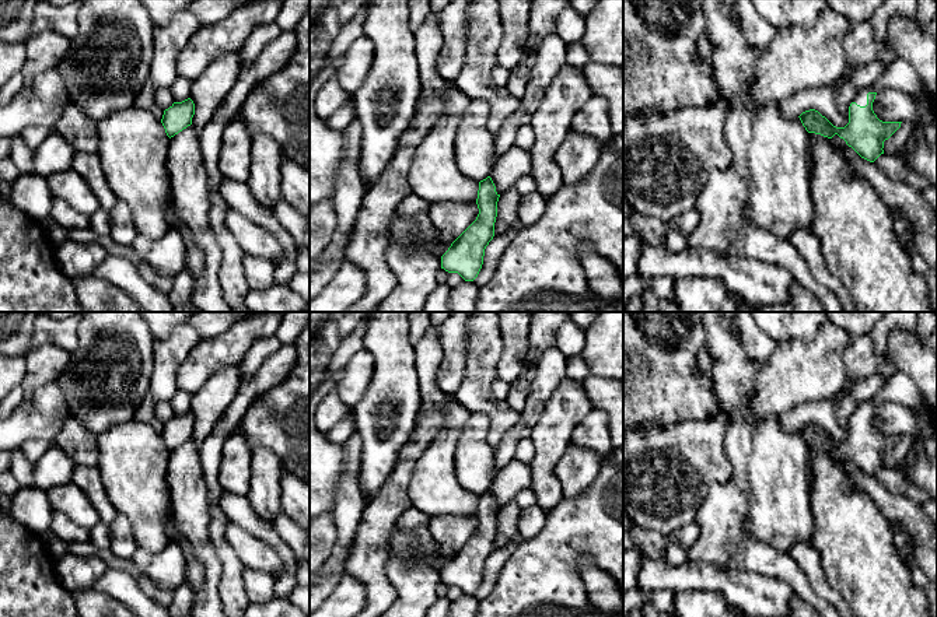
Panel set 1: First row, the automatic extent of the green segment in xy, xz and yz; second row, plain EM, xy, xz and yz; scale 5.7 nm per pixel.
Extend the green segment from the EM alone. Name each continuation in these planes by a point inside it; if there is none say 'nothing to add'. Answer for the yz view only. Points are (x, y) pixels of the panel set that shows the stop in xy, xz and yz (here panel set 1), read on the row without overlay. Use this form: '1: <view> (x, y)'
1: yz (860, 412)

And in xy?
nothing to add

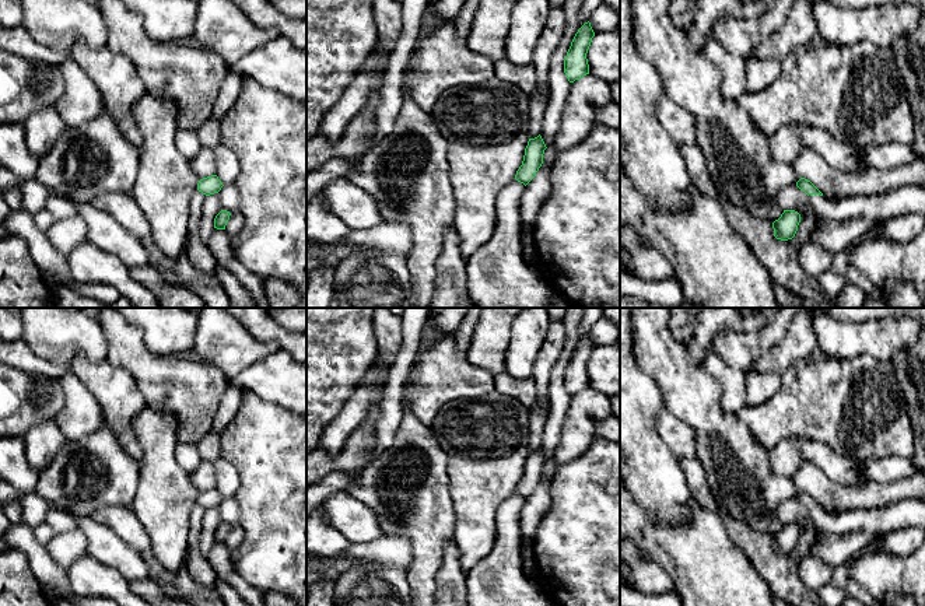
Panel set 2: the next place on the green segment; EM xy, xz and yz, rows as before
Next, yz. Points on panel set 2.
1: yz (886, 518)

